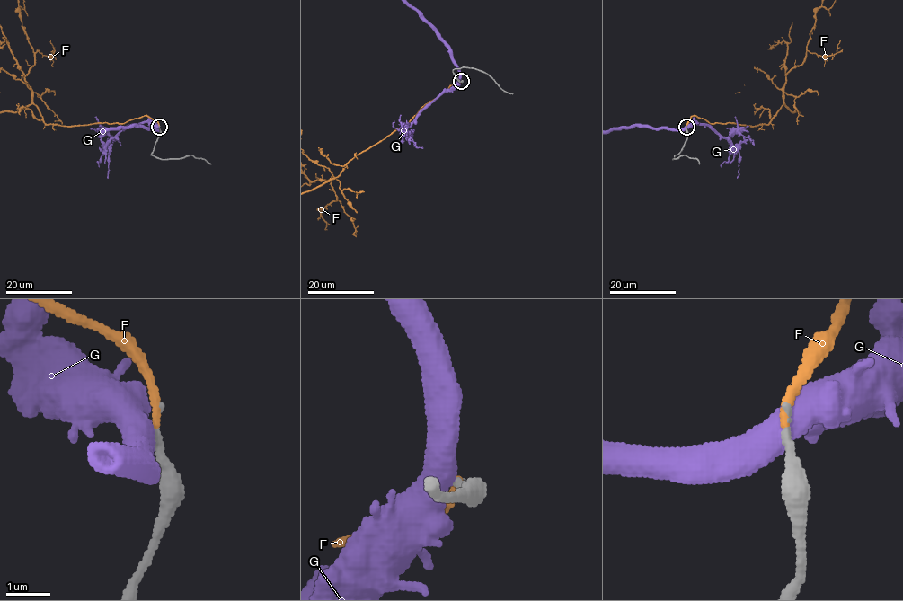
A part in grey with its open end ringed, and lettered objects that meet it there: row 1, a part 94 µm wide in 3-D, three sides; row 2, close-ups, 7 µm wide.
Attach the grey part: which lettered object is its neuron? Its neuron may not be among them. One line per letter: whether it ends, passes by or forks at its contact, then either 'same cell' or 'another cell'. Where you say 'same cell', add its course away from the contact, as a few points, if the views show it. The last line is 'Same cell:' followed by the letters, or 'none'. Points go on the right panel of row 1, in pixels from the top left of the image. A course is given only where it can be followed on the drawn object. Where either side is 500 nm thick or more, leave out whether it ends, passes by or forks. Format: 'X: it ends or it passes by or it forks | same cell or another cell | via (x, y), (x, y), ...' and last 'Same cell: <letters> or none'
F: it ends | same cell
G: another cell
Same cell: F

